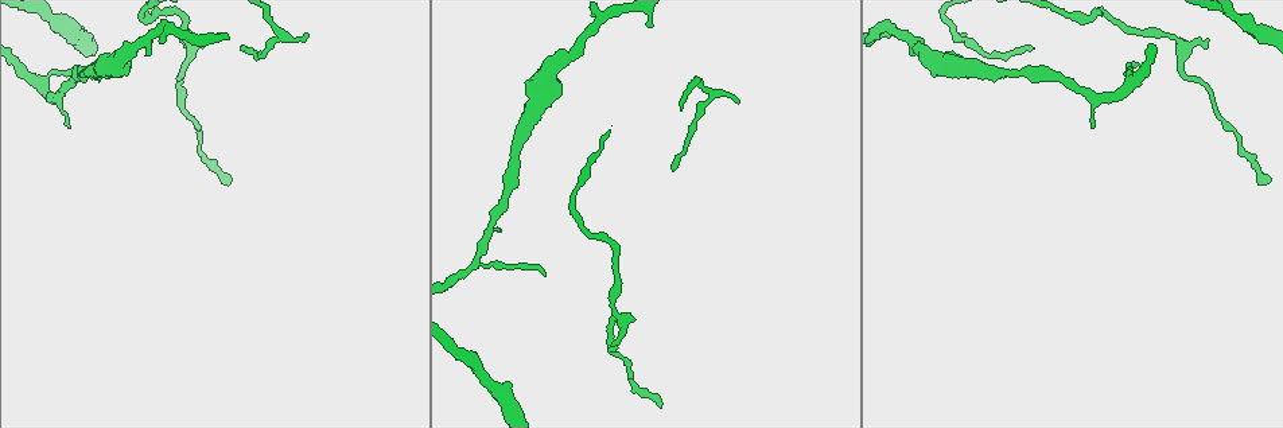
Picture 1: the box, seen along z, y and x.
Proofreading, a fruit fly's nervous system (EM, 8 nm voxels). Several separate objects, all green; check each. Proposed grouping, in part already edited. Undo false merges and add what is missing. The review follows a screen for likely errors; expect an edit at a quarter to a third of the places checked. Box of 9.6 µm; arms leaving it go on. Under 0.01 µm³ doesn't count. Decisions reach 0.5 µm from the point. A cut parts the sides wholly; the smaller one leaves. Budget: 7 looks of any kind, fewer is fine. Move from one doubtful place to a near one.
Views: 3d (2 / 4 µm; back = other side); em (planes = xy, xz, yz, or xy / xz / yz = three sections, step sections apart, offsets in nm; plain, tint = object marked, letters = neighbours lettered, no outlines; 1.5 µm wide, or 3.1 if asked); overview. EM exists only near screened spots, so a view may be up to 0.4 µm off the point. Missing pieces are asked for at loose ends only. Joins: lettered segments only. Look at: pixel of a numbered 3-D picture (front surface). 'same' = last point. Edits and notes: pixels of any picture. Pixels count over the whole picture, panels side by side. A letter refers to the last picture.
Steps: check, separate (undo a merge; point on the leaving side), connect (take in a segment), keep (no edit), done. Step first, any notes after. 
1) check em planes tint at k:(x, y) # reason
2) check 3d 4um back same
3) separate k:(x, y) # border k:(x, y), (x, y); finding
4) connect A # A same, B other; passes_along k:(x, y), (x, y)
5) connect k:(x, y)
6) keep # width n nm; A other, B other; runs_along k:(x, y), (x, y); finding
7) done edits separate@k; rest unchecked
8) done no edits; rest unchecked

check 3d 4um at 1:(964, 35) # tapers out

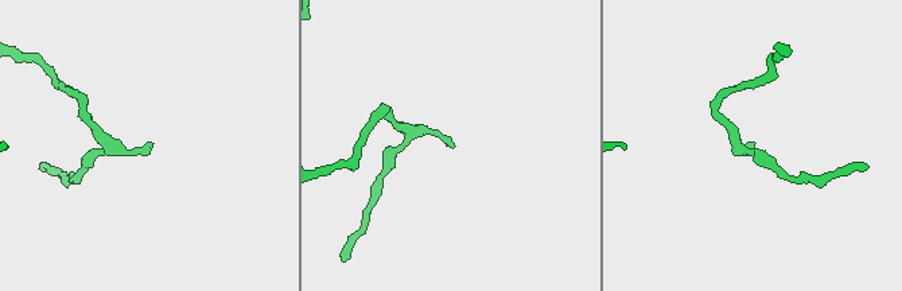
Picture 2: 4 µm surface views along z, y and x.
check em planes letters at 2:(150, 141) # need the tissue

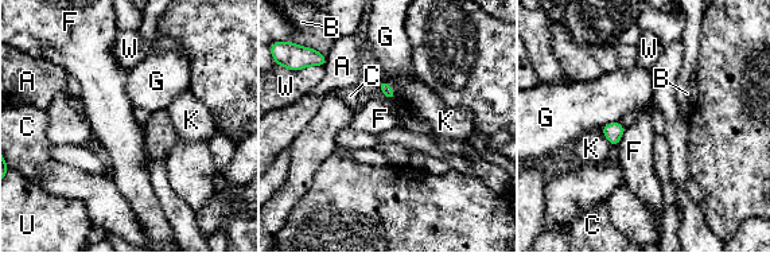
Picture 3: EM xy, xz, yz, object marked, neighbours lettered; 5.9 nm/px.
keep # A other, B other, C other, F other, G other, K other, U other, W other; border 3:(381, 78), (389, 85), (396, 97); no lettered segment goes on from it

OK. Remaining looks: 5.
check 3d 4um at 1:(531, 116) # calibre changes

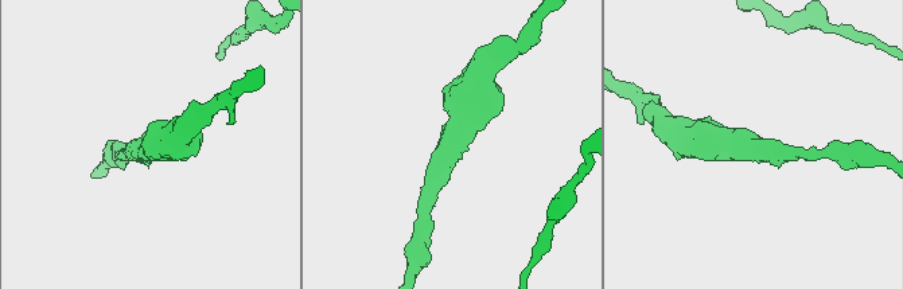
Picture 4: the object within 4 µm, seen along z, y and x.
check em yz step 4 letters at 4:(453, 150) # arm_widths 180, 500 nm

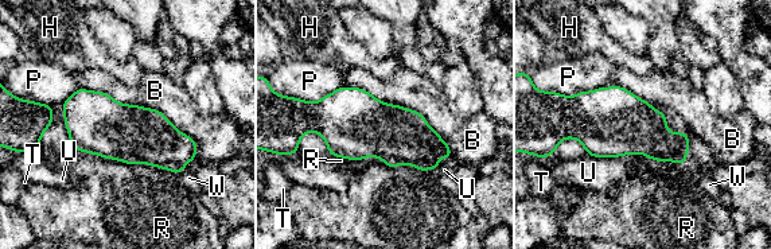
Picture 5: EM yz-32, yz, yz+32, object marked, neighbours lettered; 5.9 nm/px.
keep # longest_contact B 850 nm; B other, H other, P other, R other, T other, U other, W other; all the same neuron

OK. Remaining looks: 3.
check 3d 2um at 1:(70, 127) # thin end

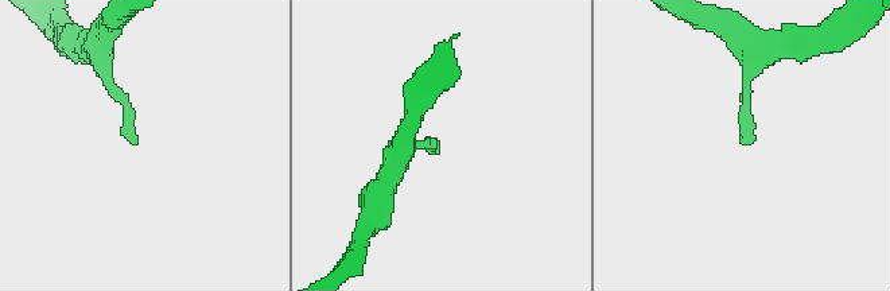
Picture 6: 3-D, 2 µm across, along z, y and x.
check em planes plain at 6:(754, 140)

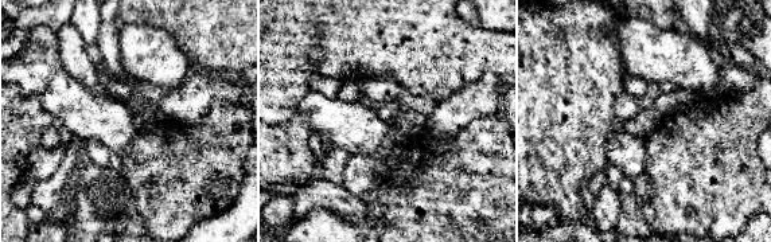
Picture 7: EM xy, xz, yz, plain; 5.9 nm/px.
check em planes letters same # what lies round it

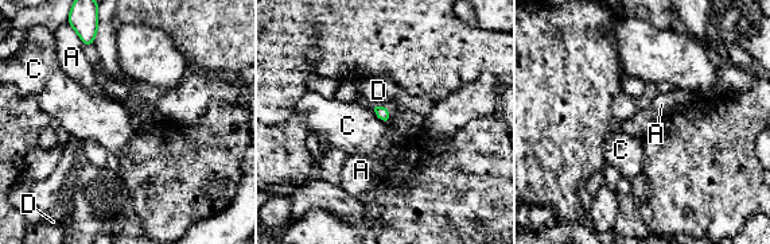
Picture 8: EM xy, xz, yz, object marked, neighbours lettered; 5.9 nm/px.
keep # A other, C other, D other; no lettered segment goes on from it

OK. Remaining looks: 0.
done no edits; rest unchecked

